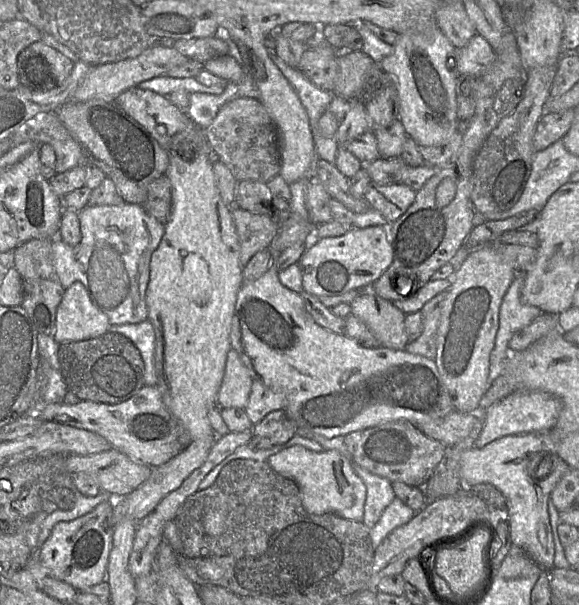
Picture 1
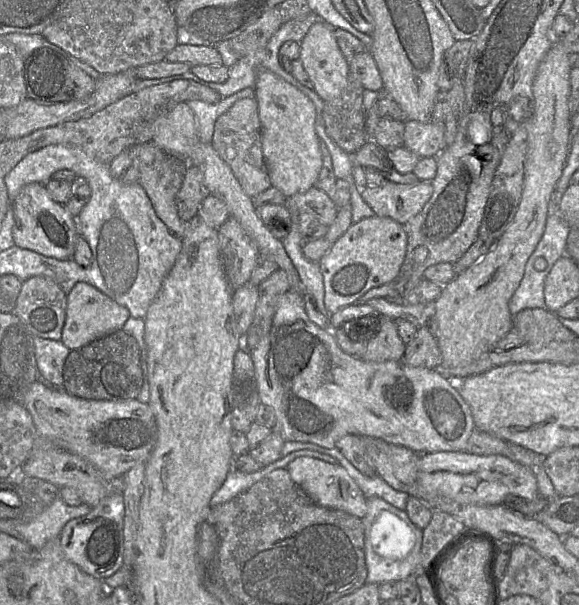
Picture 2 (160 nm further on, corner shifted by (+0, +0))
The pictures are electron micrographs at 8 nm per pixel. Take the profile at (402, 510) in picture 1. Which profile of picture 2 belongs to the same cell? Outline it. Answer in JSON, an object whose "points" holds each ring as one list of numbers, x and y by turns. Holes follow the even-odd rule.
{"points":[[379,497,367,498,367,512,362,518,365,533,365,557,368,575,366,583,382,584,389,581,407,580,421,561,422,529,416,526,407,513]]}

